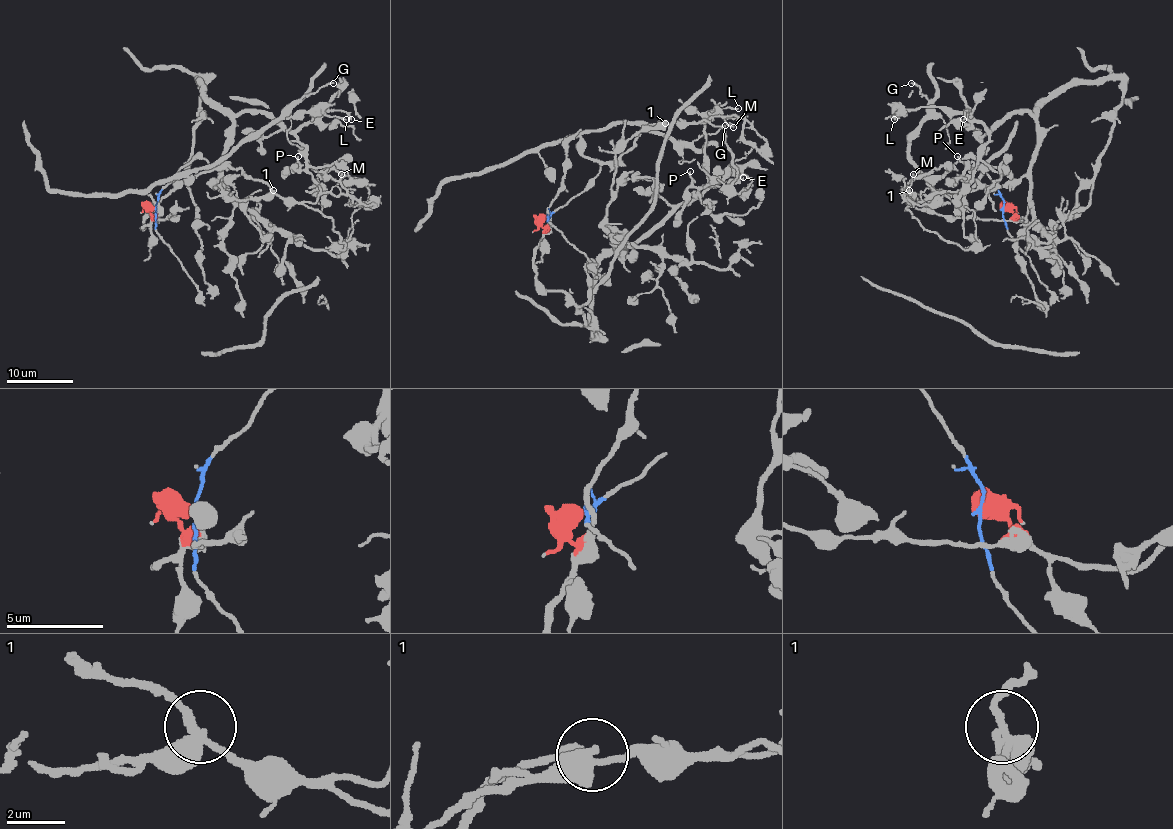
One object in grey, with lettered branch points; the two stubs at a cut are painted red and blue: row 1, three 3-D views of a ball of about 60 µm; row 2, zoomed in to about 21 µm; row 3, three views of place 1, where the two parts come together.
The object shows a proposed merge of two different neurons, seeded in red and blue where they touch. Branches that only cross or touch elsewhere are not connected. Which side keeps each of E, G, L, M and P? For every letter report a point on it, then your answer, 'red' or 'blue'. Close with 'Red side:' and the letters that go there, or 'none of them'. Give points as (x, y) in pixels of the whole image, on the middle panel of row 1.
E: at (743, 177); red
G: at (725, 125); blue
L: at (738, 108); red
M: at (733, 127); blue
P: at (690, 171); red
Red side: E, L, P

